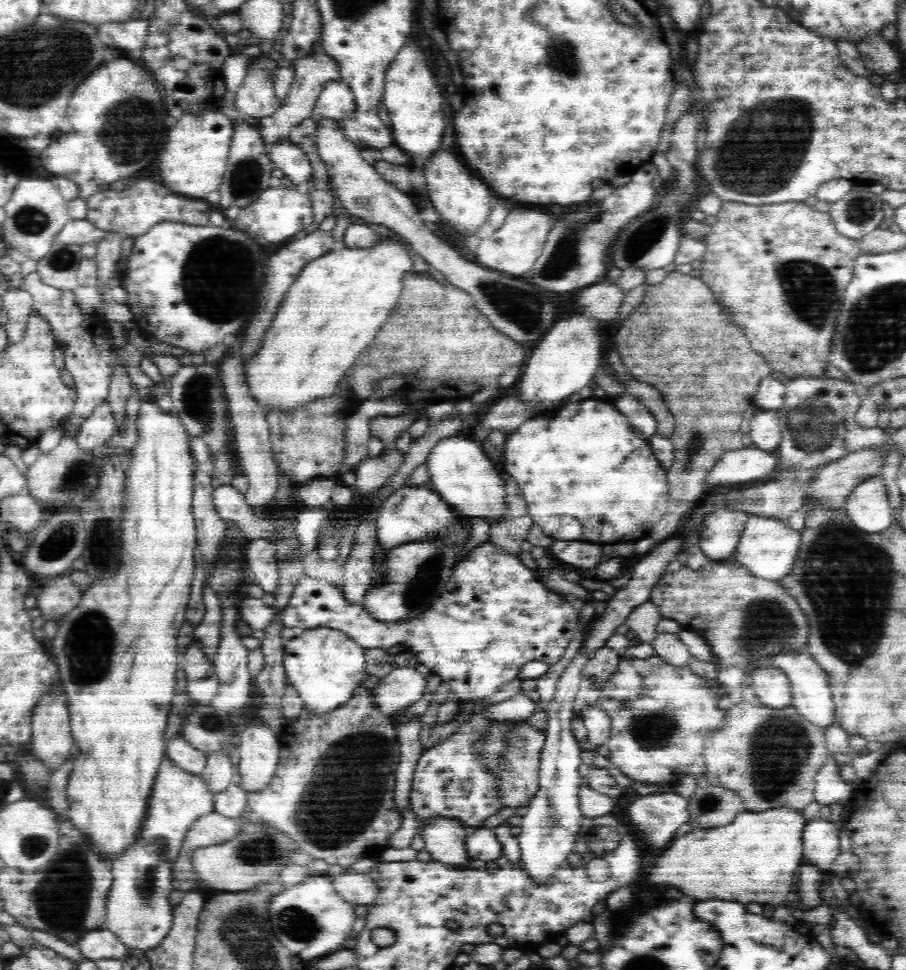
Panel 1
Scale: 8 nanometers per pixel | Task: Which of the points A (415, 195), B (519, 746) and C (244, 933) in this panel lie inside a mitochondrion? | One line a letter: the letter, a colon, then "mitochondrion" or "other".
A: other
B: mitochondrion
C: mitochondrion

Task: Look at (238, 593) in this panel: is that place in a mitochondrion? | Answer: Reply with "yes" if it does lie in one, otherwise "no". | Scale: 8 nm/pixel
no

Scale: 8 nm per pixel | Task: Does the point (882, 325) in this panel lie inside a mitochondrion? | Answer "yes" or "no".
yes

